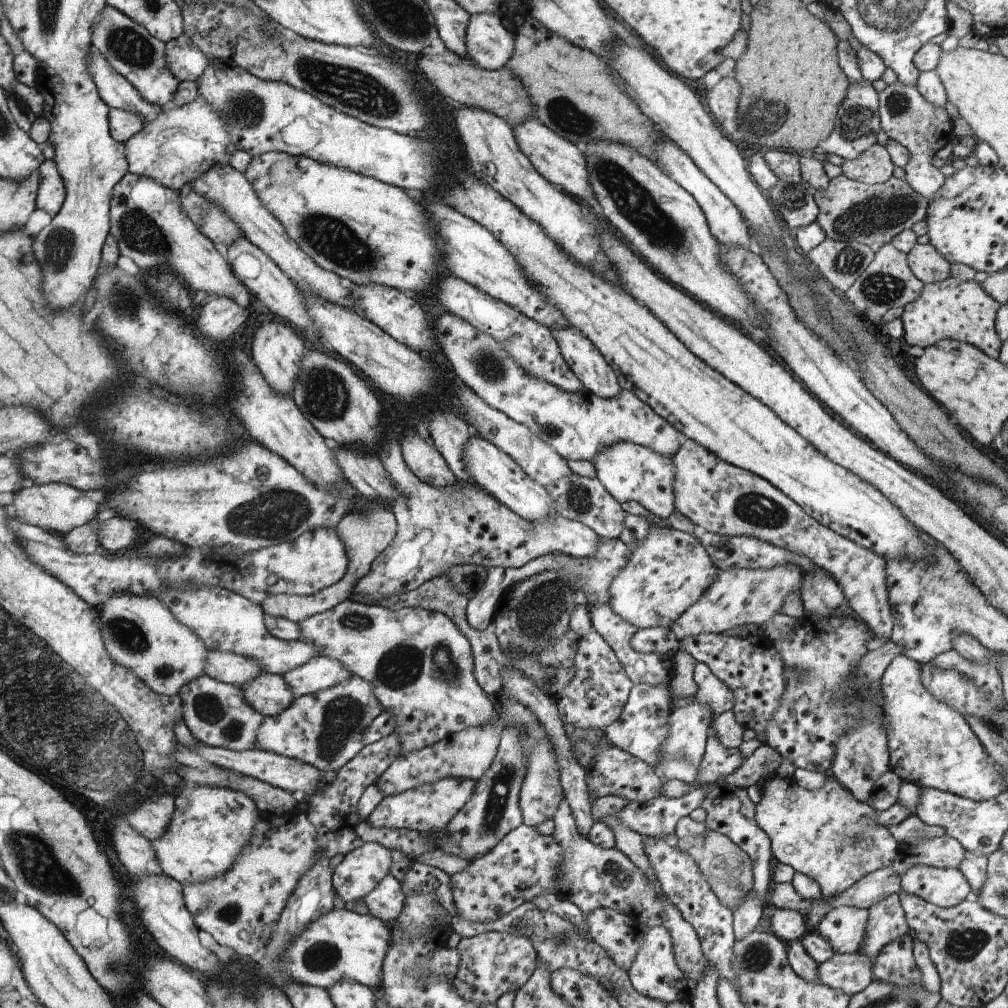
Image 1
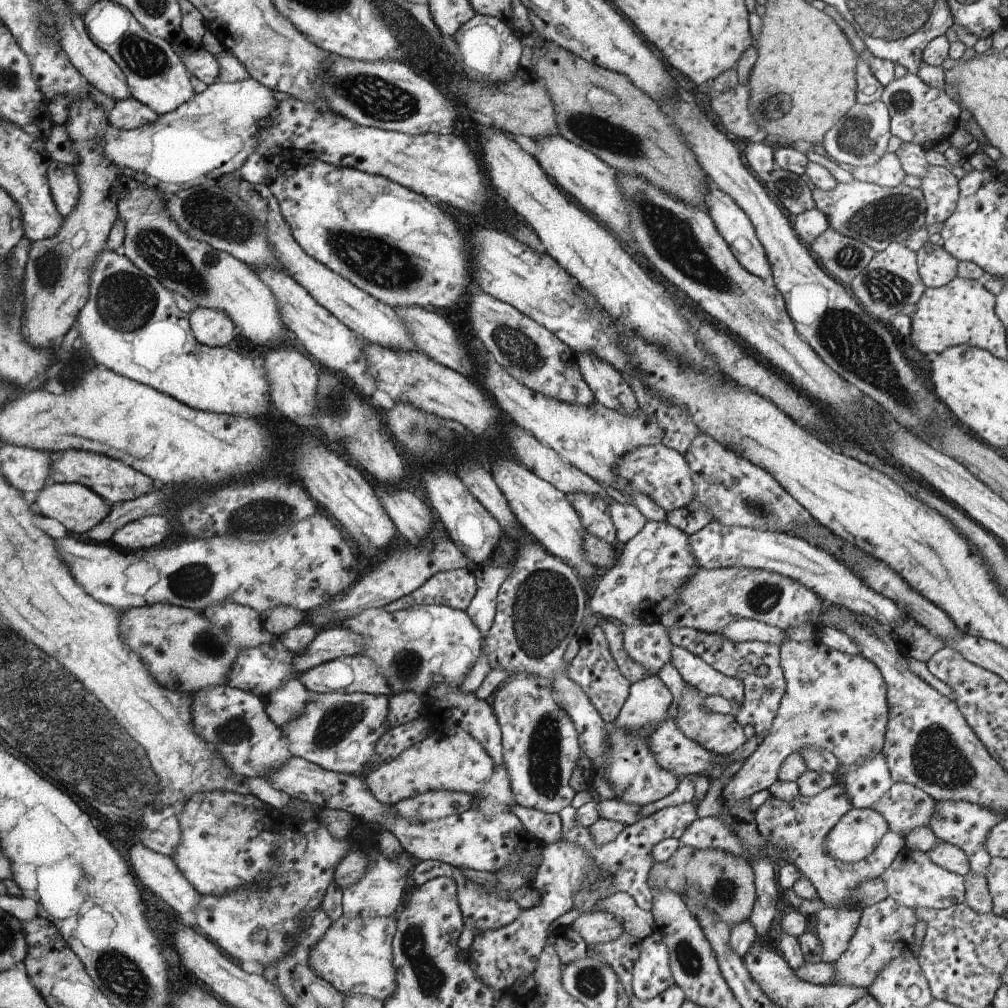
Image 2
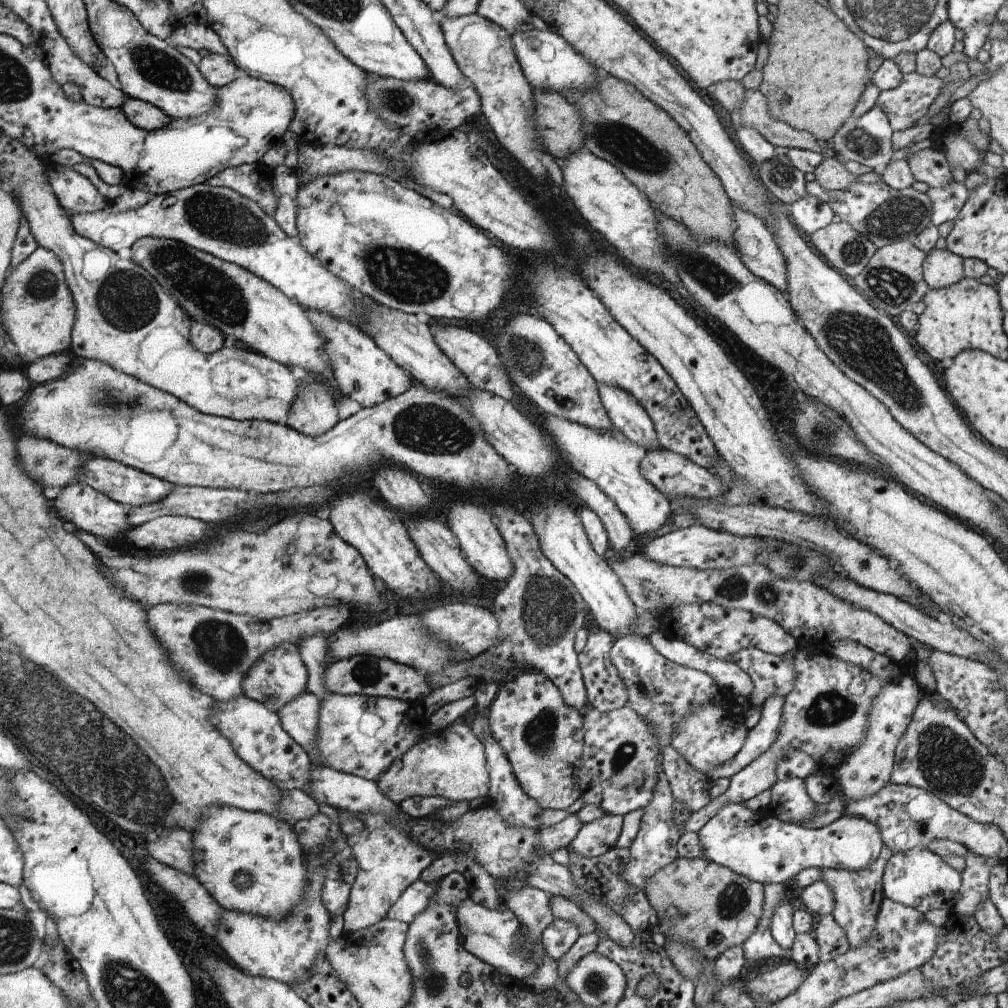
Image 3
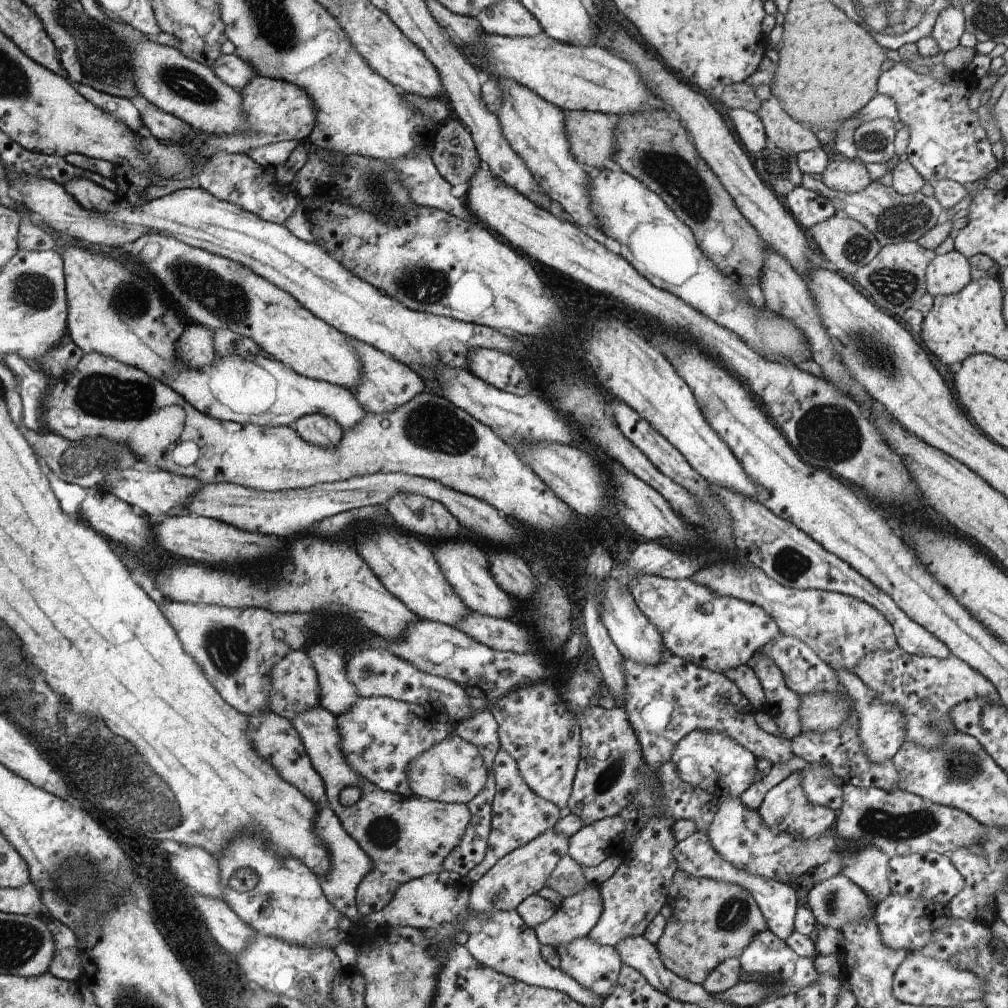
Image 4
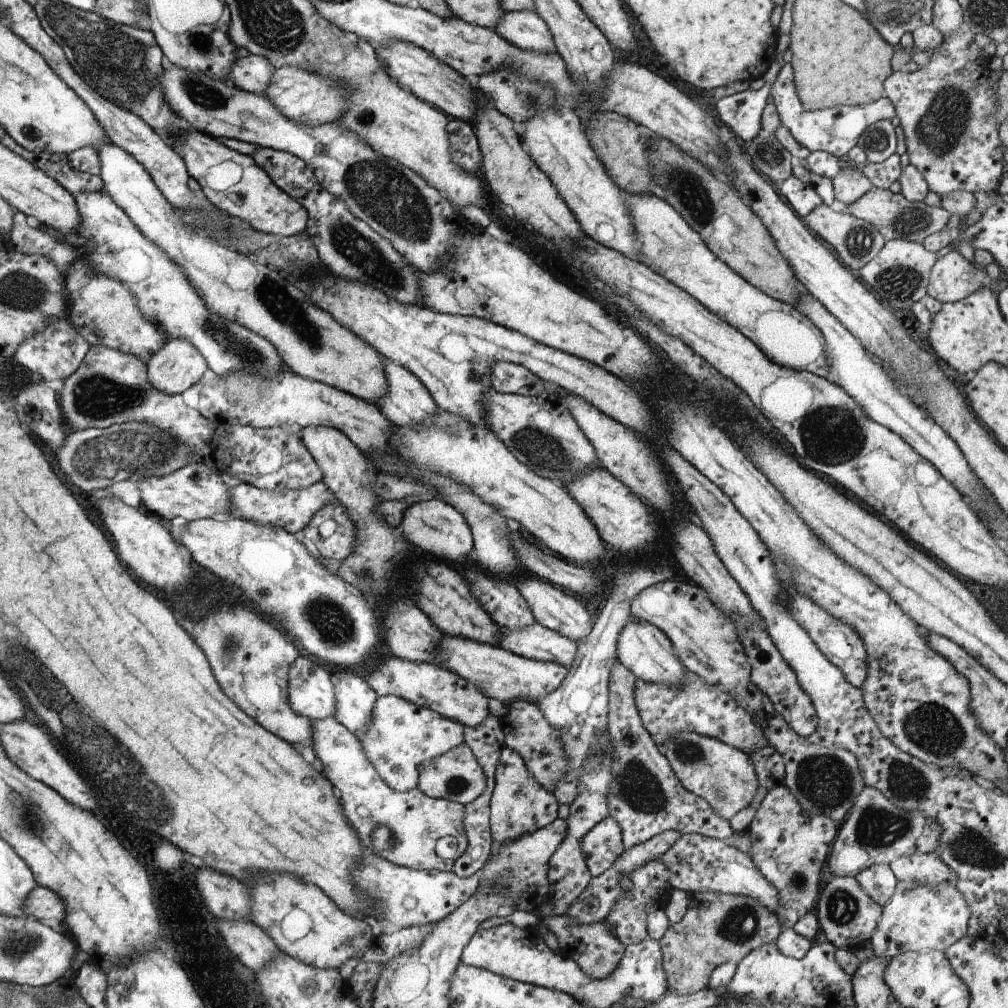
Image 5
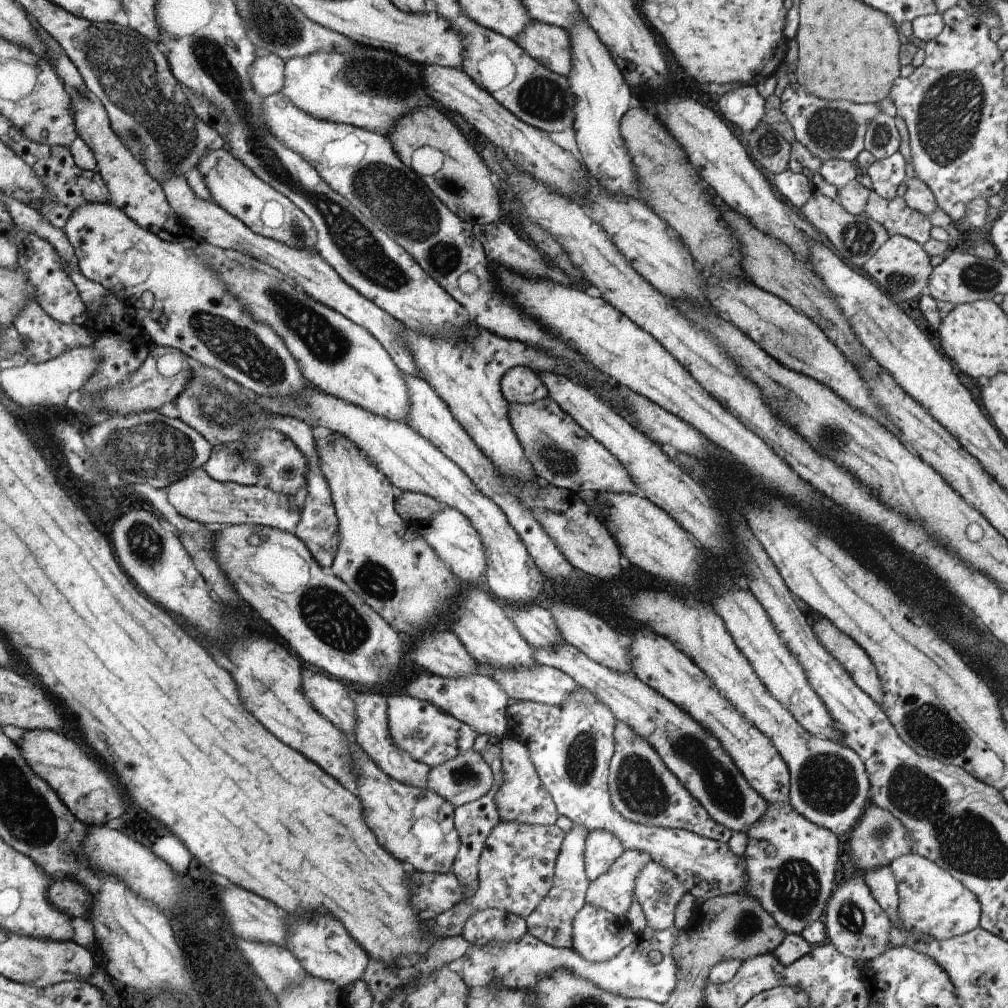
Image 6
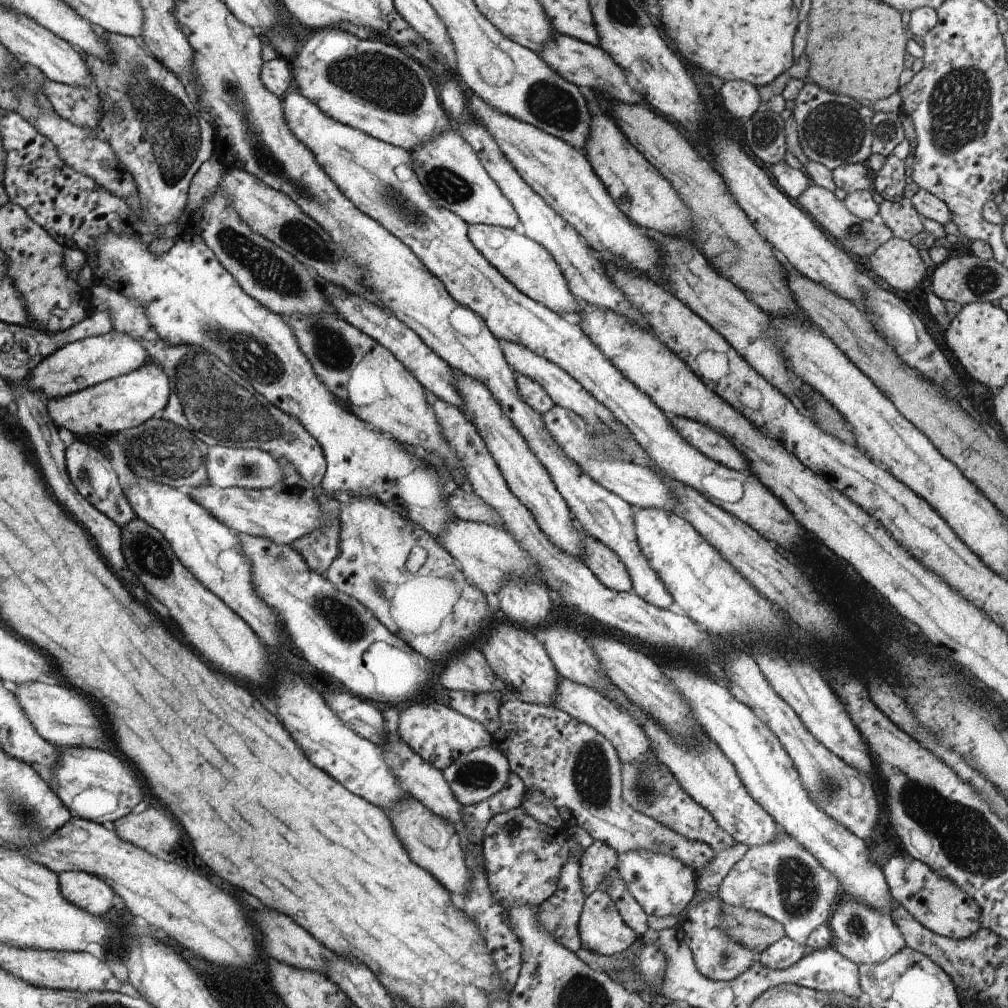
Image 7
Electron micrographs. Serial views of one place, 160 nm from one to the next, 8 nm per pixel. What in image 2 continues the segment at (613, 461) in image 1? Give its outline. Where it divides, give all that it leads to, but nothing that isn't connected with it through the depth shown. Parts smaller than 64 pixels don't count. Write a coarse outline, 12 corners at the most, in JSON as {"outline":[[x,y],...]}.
{"outline":[[662,443],[621,456],[618,489],[666,512],[695,493],[684,455]]}

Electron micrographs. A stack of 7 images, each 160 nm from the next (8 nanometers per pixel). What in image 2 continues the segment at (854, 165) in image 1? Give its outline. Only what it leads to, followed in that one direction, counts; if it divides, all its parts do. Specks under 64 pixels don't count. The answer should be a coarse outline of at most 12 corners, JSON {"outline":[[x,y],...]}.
{"outline":[[896,153],[854,167],[856,181],[894,188],[906,175]]}

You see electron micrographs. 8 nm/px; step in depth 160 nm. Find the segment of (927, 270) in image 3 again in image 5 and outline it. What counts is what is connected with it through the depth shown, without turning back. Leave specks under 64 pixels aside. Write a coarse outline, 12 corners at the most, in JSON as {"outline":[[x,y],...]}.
{"outline":[[958,249],[936,261],[927,294],[955,303],[993,281]]}

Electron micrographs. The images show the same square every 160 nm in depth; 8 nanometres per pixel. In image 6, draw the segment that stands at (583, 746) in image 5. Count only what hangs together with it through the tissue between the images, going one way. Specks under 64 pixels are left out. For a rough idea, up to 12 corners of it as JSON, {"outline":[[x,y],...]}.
{"outline":[[580,687],[517,701],[507,732],[560,815],[611,832],[696,899],[738,893],[746,861],[613,806],[615,716]]}

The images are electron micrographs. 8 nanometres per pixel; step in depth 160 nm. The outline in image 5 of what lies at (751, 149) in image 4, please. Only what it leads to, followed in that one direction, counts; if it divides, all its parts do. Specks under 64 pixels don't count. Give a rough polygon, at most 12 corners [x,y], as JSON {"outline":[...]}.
{"outline":[[775,60],[760,90],[748,89],[716,104],[722,122],[744,142],[761,118],[781,66]]}

